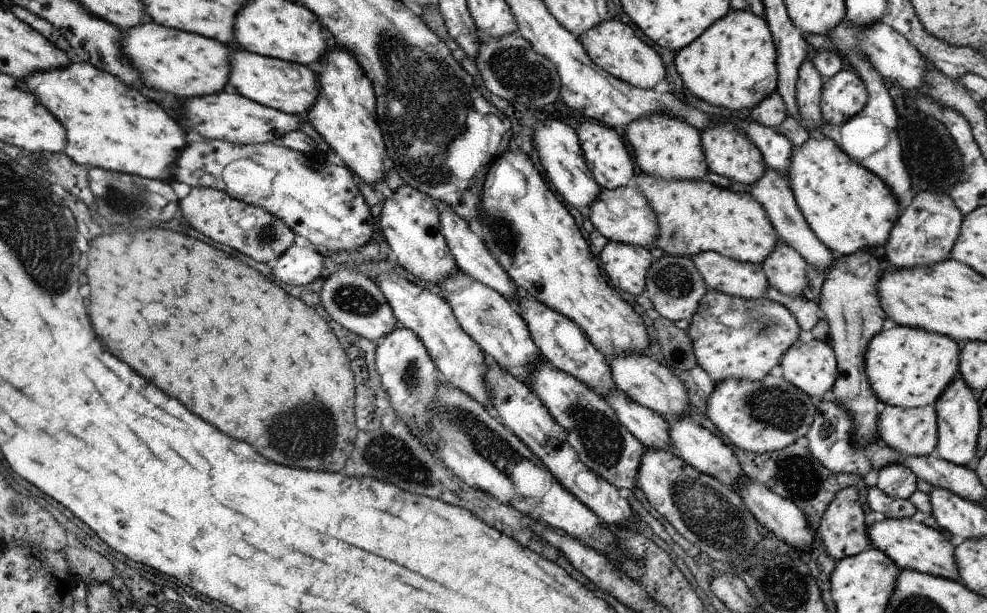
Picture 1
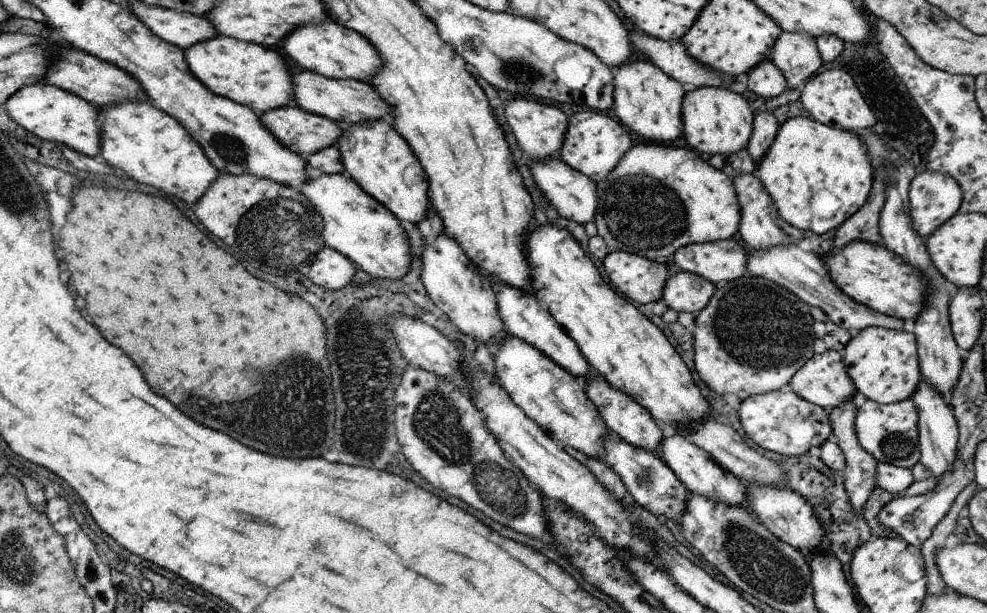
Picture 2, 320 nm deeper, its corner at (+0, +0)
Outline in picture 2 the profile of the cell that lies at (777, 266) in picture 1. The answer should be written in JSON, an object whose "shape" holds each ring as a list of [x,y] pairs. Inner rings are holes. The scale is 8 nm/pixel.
{"shape":[[[744,173],[735,176],[732,180],[739,200],[739,209],[741,210],[738,238],[746,246],[747,250],[769,249],[776,245],[796,245],[804,239],[807,233],[780,218],[772,197],[768,194],[763,182],[756,173]]]}

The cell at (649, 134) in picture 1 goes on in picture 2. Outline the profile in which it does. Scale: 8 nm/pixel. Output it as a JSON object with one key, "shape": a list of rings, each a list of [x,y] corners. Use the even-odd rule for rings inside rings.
{"shape":[[[636,60],[621,64],[614,71],[614,114],[620,118],[622,125],[634,134],[641,136],[645,142],[658,143],[659,145],[681,145],[684,143],[682,101],[685,95],[684,88],[679,82],[664,74],[655,64],[649,60]]]}

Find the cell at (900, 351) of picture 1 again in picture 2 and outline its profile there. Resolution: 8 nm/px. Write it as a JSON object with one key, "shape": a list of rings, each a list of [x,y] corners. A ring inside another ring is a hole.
{"shape":[[[866,327],[845,346],[843,363],[856,389],[867,399],[887,405],[910,399],[921,381],[915,334],[884,327]]]}

